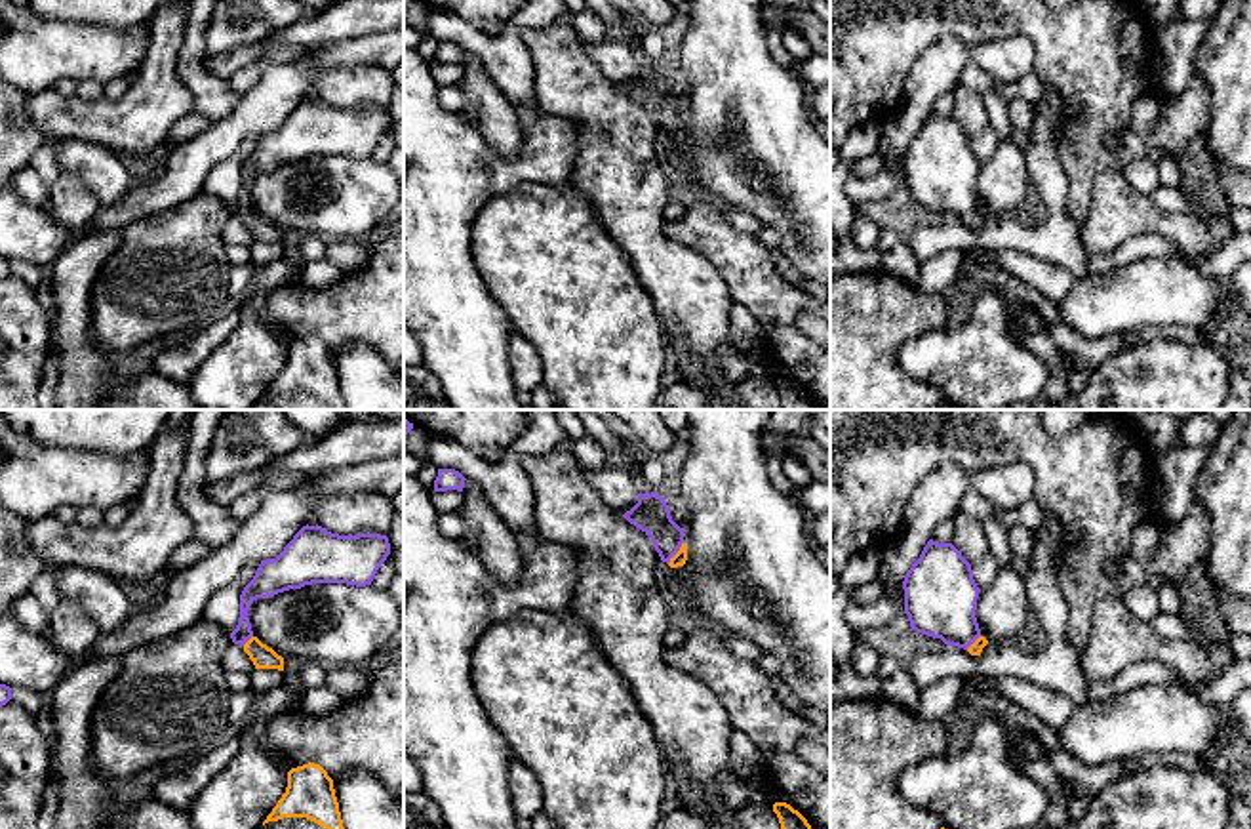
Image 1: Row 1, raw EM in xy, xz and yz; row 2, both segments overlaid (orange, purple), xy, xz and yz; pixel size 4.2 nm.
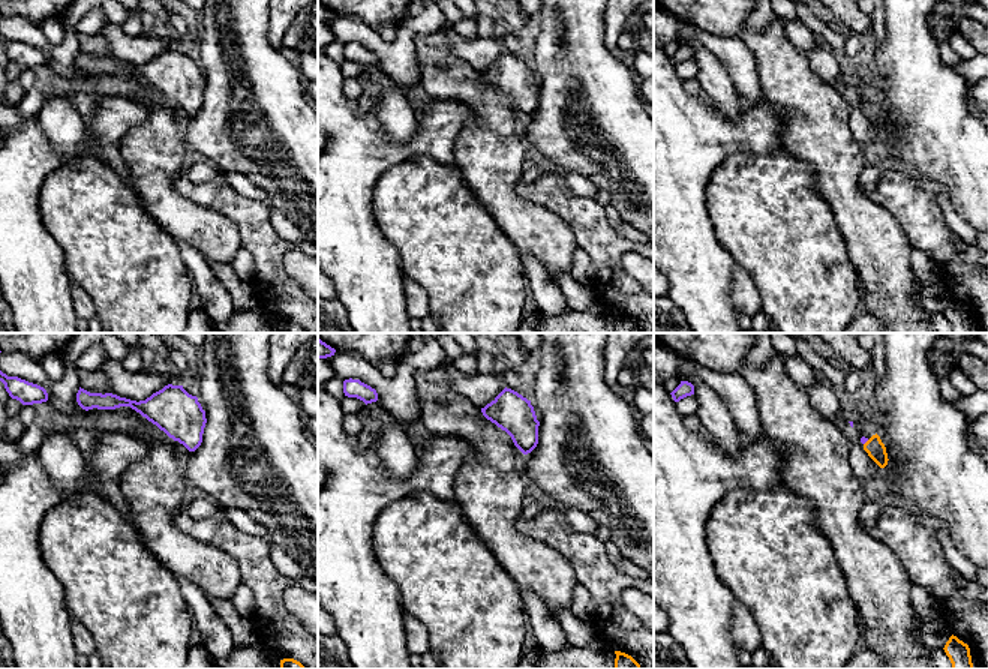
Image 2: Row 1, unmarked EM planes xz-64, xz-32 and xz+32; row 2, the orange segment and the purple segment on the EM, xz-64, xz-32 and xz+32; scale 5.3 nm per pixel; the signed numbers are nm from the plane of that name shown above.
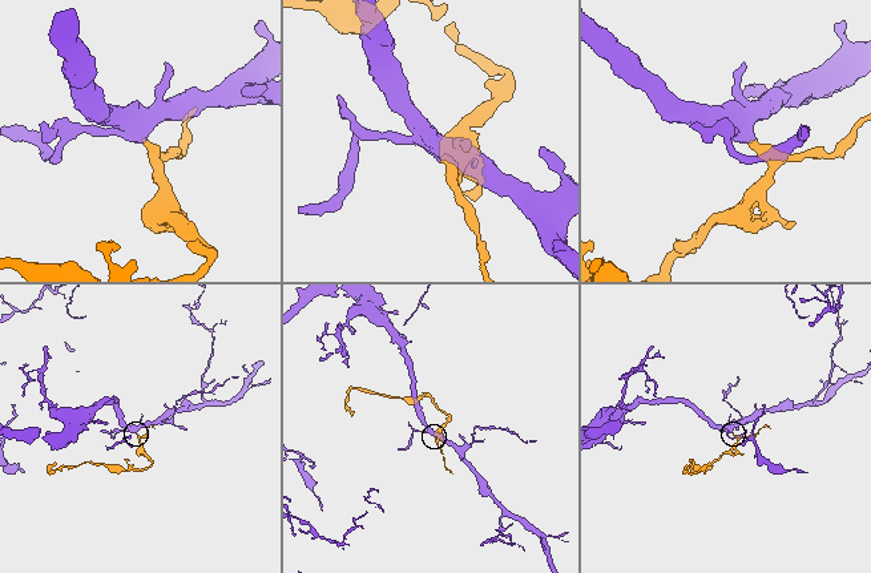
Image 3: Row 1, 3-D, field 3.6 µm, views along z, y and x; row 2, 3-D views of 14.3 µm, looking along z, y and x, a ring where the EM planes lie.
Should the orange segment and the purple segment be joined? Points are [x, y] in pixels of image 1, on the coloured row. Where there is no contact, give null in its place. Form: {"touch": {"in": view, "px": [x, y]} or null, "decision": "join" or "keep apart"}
{"touch": {"in": "xz", "px": [676, 553]}, "decision": "join"}

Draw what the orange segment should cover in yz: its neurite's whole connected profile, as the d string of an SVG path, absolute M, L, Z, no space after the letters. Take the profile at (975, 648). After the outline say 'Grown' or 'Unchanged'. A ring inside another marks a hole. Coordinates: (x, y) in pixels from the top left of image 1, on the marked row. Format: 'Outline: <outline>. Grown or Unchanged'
Outline: M929 539L906 572L903 589L904 614L916 633L981 656L988 644L975 617L981 589L971 564L952 543Z. Grown

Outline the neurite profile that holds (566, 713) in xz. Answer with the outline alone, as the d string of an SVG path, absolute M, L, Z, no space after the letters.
M527 610L497 621L474 646L470 677L512 757L537 778L554 829L657 829L665 755L626 680L575 612Z

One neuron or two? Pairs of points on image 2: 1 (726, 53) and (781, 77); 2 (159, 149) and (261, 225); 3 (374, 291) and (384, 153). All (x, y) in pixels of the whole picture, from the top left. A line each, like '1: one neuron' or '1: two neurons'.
1: two neurons
2: two neurons
3: one neuron

